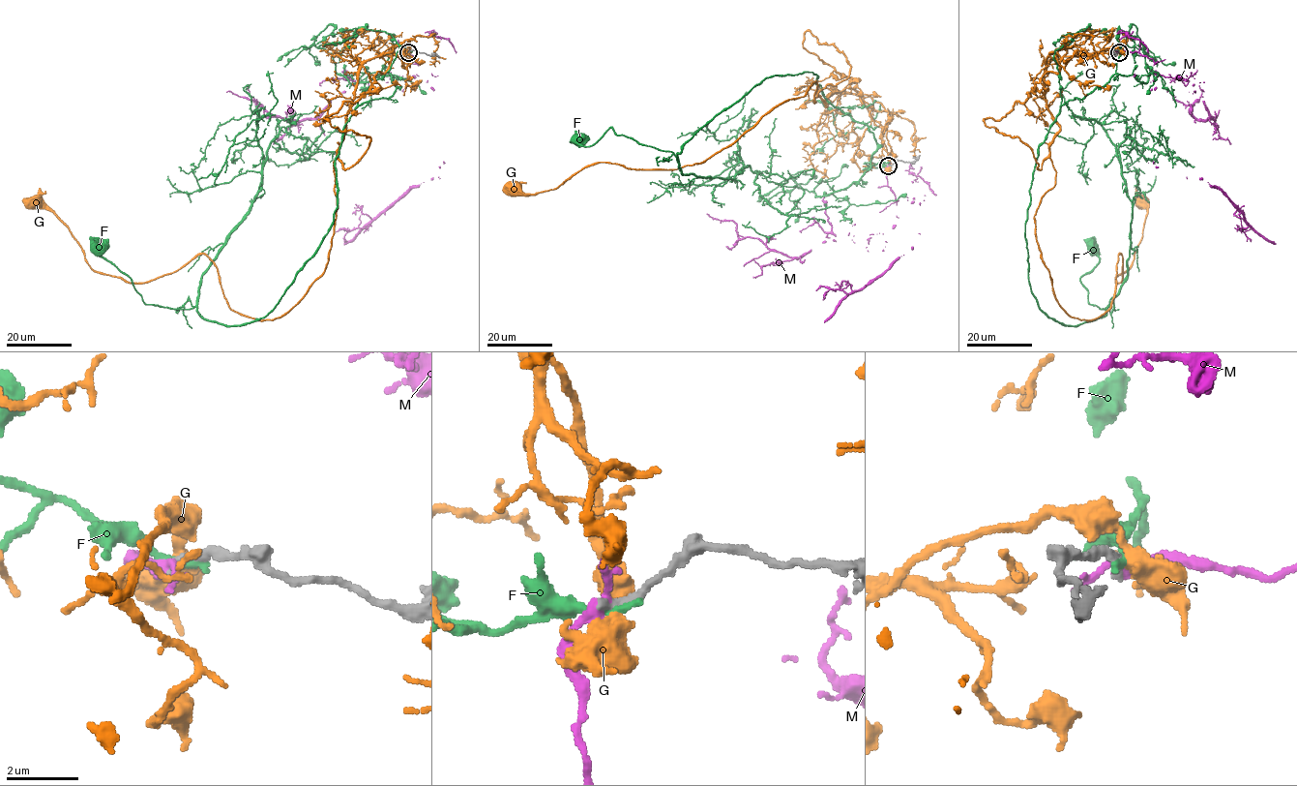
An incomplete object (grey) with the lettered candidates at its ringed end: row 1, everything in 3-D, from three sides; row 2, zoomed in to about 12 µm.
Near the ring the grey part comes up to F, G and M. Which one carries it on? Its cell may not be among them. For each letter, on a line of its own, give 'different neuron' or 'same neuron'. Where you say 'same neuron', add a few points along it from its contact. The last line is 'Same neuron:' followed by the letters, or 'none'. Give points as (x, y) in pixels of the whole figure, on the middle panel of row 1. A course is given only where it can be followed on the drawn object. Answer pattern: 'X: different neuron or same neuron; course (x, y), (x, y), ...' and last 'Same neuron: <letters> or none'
F: different neuron
G: different neuron
M: different neuron
Same neuron: none

